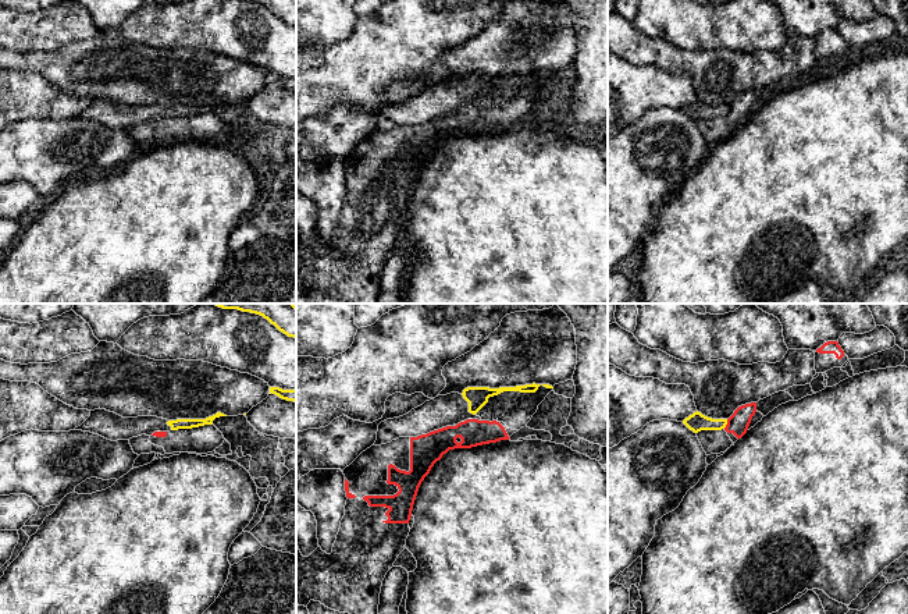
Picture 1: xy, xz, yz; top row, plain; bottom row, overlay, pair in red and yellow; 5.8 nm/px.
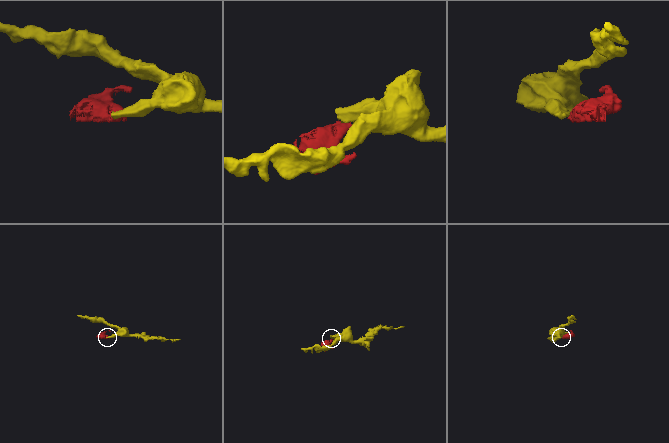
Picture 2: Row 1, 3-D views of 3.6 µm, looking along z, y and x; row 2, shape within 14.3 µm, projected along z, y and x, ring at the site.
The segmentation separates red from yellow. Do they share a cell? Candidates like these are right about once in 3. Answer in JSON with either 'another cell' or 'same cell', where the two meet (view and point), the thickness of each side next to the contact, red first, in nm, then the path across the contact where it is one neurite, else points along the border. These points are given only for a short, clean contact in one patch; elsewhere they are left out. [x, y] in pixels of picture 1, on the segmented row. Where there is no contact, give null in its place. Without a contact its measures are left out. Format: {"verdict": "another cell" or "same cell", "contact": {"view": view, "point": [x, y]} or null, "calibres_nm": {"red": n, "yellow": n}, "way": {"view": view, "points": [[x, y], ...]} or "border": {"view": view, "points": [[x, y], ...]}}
{"verdict": "another cell", "contact": {"view": "yz", "point": [727, 423]}, "calibres_nm": {"red": 120, "yellow": 110}, "border": {"view": "yz", "points": [[727, 419], [723, 428]]}}

